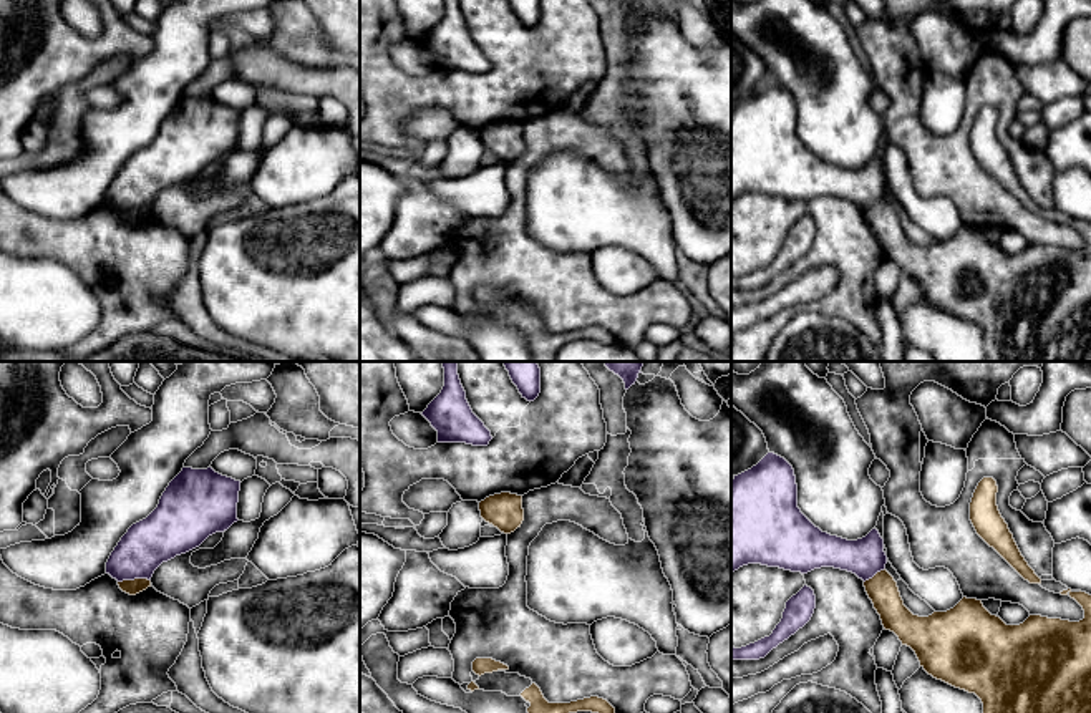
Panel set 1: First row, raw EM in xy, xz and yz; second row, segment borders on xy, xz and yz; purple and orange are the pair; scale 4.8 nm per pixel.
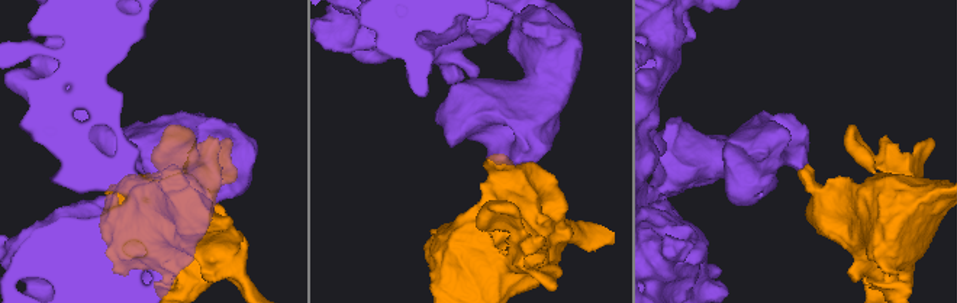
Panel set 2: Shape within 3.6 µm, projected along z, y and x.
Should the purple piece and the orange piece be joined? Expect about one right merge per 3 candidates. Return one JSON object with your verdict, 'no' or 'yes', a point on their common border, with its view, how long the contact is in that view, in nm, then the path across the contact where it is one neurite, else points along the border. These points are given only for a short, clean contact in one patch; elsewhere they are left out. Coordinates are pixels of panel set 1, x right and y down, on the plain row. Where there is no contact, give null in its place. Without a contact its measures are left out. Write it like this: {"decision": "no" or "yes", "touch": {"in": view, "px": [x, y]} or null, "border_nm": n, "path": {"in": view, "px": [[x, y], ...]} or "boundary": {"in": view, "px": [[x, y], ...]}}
{"decision": "no", "touch": {"in": "xy", "px": [133, 208]}, "border_nm": 160, "boundary": {"in": "xy", "px": [[150, 208], [123, 208], [118, 211]]}}

